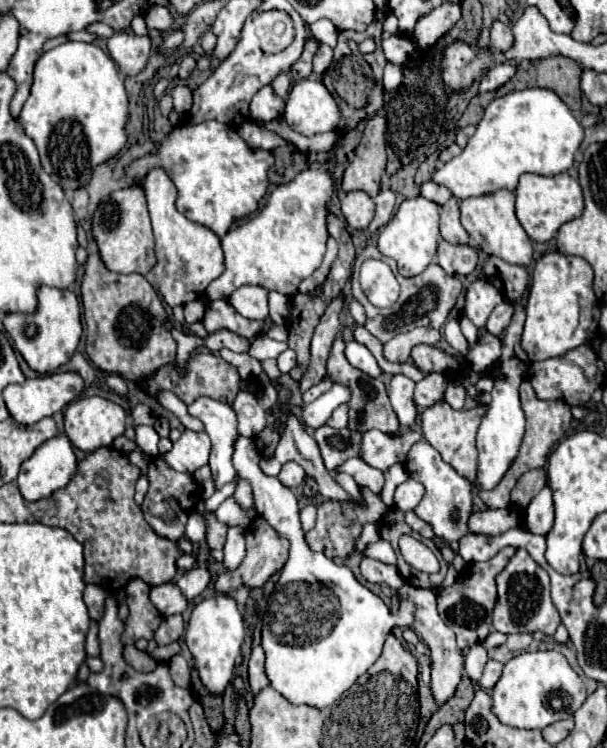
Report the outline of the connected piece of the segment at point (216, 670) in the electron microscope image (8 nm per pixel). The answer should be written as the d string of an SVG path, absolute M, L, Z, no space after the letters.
M217 594L201 600L189 618L187 632L185 632L185 642L195 658L195 666L199 670L201 682L209 688L211 694L221 694L231 678L233 678L233 668L235 660L241 652L241 644L245 638L245 626L243 626L243 616L239 612L237 602L231 596Z

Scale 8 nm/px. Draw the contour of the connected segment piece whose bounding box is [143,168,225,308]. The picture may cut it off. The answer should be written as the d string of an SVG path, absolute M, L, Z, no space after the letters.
M155 168L147 174L143 182L143 190L149 204L153 234L155 234L155 258L157 264L145 276L149 284L163 296L163 300L173 308L179 304L187 304L205 294L205 288L225 270L223 268L223 252L219 244L219 236L209 228L187 220L177 208L177 188L165 174L165 170Z

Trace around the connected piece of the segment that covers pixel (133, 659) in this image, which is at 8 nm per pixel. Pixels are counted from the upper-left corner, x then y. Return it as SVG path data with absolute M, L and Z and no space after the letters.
M127 646L123 656L125 656L125 662L129 666L133 666L137 672L151 672L151 670L157 668L157 660L153 660L147 652L141 652L133 646Z

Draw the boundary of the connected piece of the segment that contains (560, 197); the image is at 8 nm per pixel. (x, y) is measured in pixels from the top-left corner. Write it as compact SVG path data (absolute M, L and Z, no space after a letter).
M567 172L557 176L539 176L539 174L523 174L515 188L515 214L527 236L535 242L549 242L561 224L577 218L583 212L583 194L581 186Z

